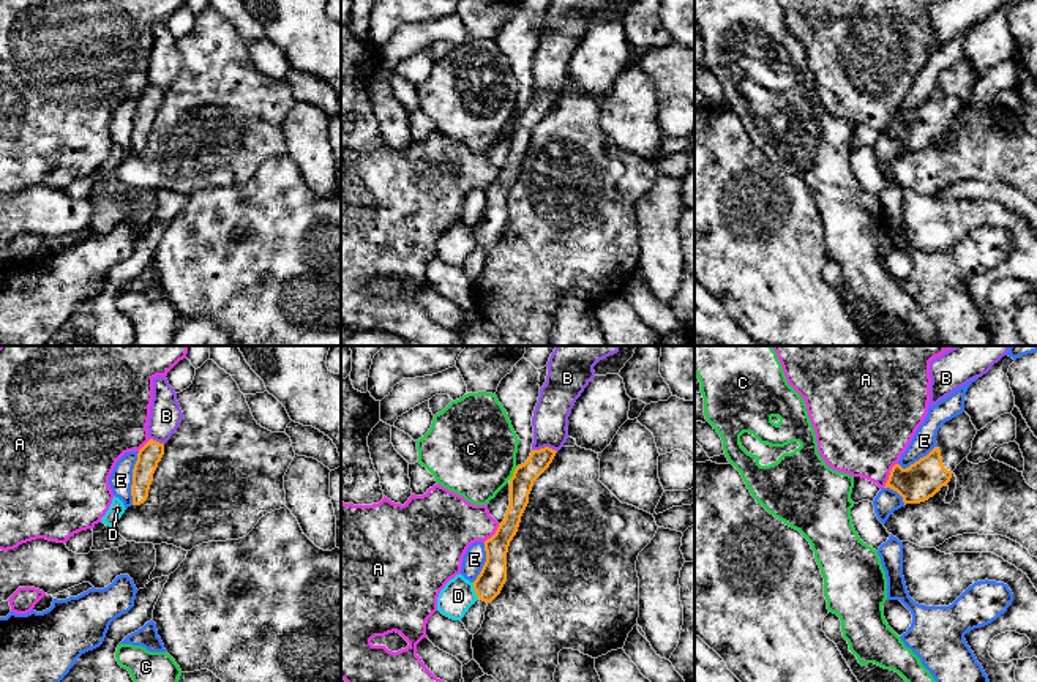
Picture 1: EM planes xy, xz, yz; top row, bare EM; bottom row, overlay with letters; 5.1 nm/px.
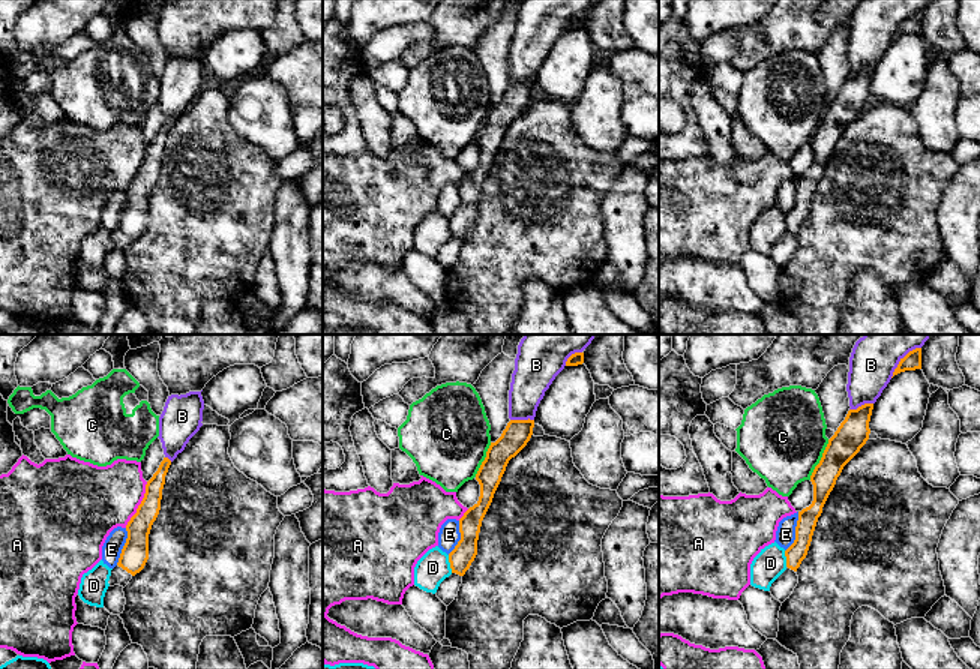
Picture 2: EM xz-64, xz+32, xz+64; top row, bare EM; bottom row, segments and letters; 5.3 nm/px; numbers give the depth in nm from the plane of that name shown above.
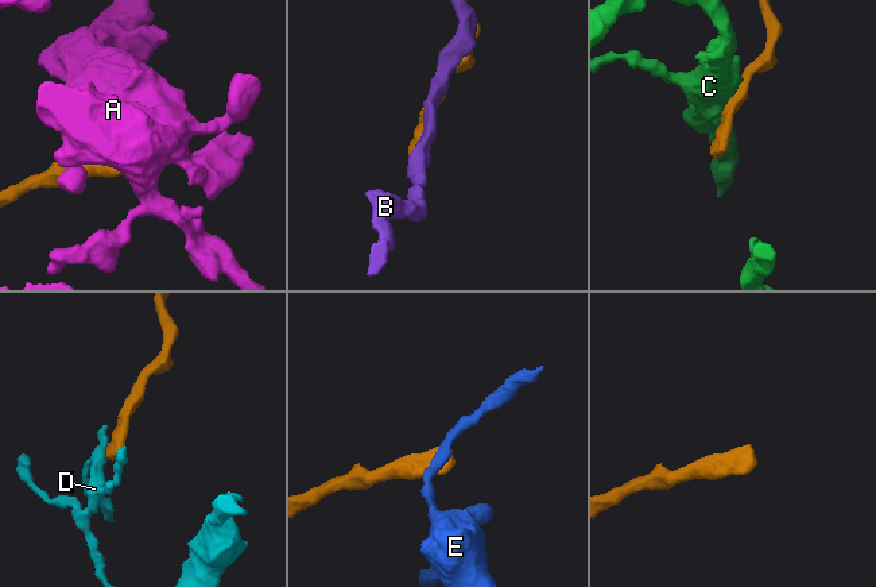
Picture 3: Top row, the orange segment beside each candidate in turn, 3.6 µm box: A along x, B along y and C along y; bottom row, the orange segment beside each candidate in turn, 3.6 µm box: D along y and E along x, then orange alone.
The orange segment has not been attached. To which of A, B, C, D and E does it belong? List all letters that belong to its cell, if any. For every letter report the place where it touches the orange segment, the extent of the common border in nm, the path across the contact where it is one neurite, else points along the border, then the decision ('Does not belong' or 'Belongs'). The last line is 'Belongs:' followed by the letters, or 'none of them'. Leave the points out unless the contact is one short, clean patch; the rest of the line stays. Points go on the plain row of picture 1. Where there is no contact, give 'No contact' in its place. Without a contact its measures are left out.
A: Touches orange at yz (889, 122). Shared border 150 nm. Does not belong
B: Touches orange at xz (545, 93). Shared border 130 nm. Does not belong
C: Touches orange at xz (513, 120). Shared border 80 nm. Boundary: xz (516, 114), (509, 125). Does not belong
D: Touches orange at xz (474, 236). Shared border 90 nm. Boundary: xz (471, 229), (479, 243). Does not belong
E: Touches orange at xy (133, 125). Shared border 280 nm. Boundary: xy (139, 98), (133, 116), (131, 150). Does not belong
Belongs: none of them

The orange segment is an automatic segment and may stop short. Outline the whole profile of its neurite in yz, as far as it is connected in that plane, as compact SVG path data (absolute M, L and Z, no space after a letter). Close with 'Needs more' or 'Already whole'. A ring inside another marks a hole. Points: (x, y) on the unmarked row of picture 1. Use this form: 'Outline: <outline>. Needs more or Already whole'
Outline: M966 58L953 63L939 74L938 92L927 103L906 115L900 111L892 114L884 134L897 137L904 152L928 147L950 128L957 112L968 104L975 81Z. Needs more

